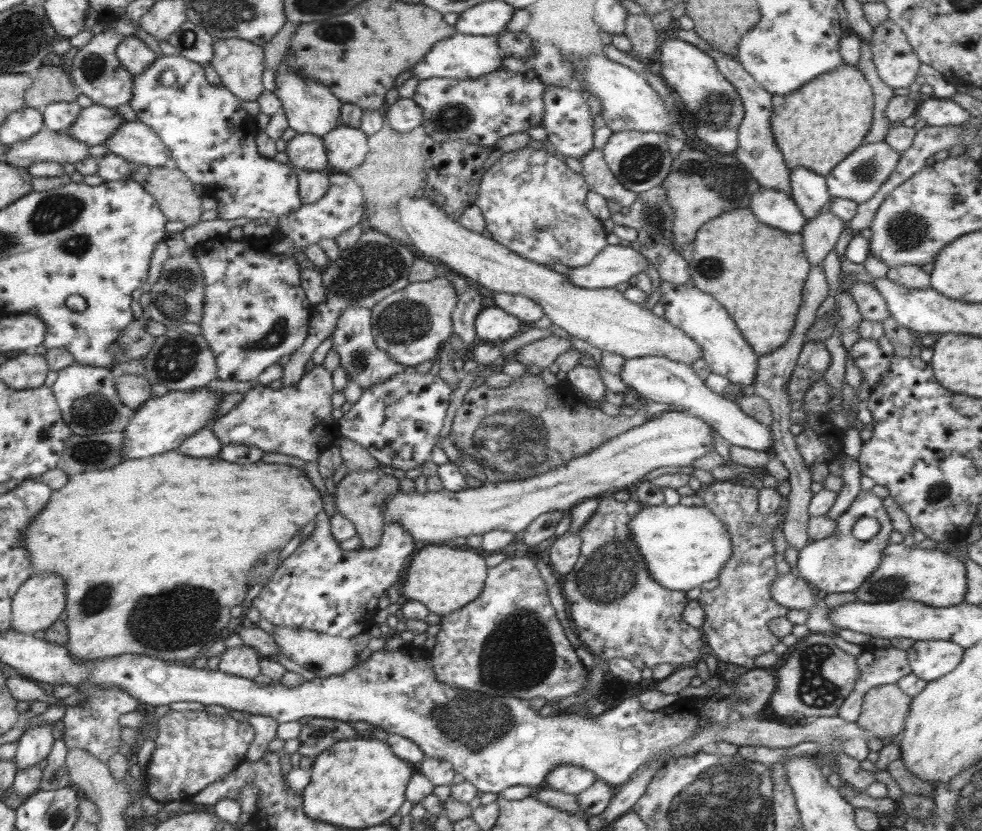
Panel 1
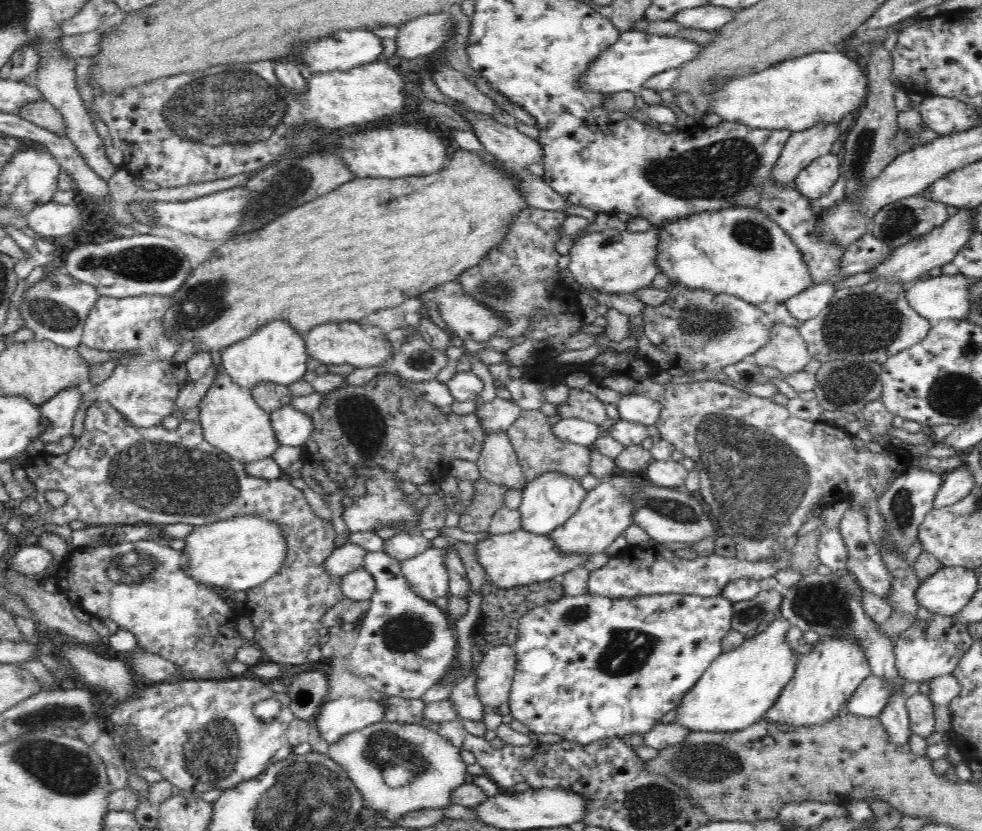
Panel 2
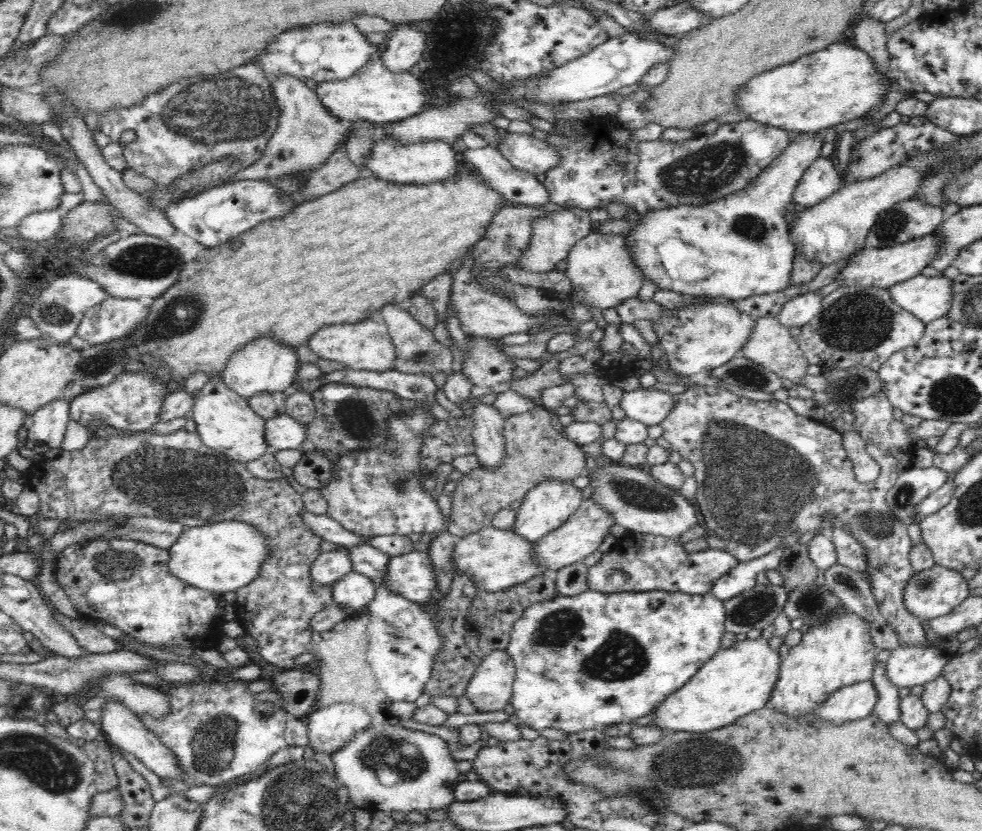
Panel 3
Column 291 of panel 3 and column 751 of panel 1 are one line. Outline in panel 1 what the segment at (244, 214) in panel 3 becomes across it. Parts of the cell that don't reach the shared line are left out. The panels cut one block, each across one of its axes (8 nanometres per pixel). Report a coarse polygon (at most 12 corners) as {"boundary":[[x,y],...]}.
{"boundary":[[760,187],[749,210],[765,226],[802,233],[791,196]]}

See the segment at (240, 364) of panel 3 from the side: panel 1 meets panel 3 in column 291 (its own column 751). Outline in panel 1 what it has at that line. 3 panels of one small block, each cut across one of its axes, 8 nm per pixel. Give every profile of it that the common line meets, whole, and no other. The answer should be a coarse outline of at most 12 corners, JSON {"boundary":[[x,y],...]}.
{"boundary":[[661,282],[664,318],[712,373],[740,386],[759,356],[730,313],[691,282]]}

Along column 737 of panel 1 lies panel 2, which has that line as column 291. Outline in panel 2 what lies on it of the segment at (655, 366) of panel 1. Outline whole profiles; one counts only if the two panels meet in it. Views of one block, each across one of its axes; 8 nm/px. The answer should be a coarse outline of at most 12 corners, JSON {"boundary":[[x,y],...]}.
{"boundary":[[287,404],[271,412],[282,446],[303,447],[312,417]]}

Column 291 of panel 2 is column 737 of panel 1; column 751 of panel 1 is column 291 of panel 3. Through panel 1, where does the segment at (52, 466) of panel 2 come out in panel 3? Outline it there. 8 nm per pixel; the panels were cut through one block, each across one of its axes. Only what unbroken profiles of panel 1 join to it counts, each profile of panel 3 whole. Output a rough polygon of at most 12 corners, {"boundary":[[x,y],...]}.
{"boundary":[[123,430],[34,462],[40,516],[256,527],[234,590],[260,658],[294,668],[332,585],[284,478],[198,431]]}

